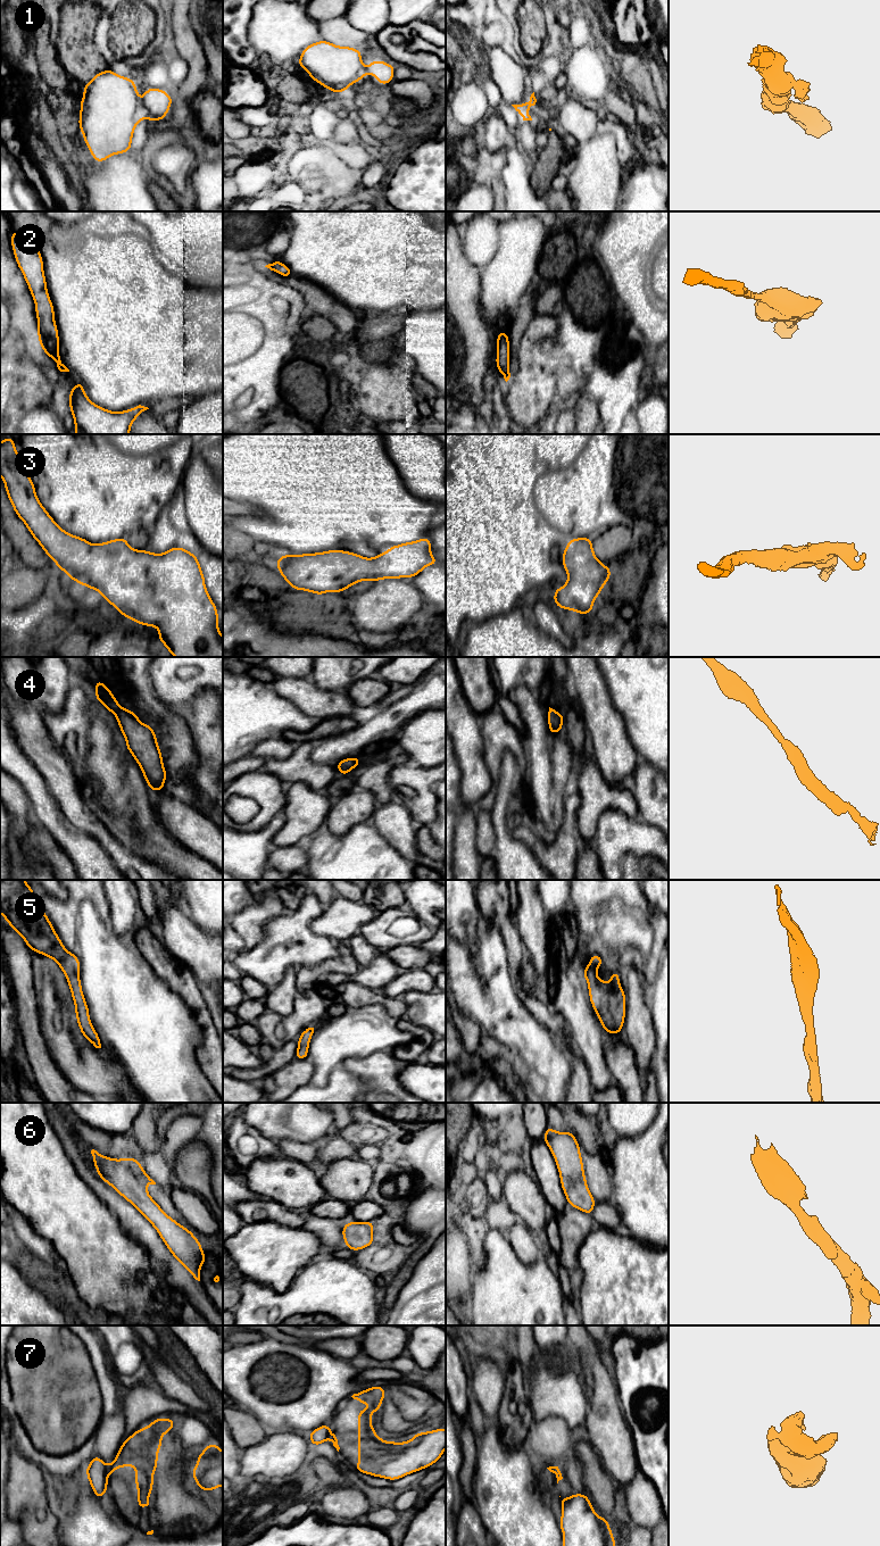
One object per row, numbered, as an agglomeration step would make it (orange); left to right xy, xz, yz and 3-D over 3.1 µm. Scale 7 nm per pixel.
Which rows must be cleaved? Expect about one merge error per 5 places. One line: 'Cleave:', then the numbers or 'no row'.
Cleave: 1, 7

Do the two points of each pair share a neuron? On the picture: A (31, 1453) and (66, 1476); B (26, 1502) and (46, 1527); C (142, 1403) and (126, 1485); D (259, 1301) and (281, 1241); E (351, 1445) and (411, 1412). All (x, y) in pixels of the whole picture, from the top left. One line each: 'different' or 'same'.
A: same
B: same
C: same
D: different
E: same

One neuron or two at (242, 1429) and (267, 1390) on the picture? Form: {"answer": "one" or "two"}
{"answer": "two"}

